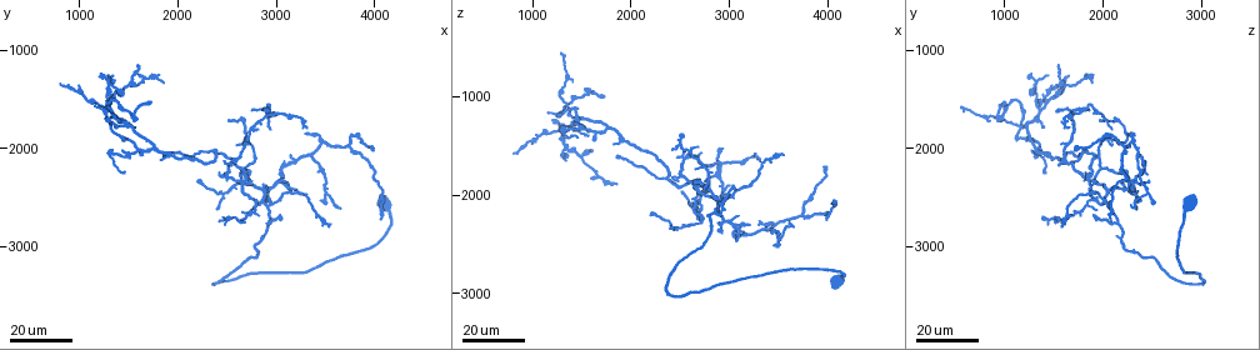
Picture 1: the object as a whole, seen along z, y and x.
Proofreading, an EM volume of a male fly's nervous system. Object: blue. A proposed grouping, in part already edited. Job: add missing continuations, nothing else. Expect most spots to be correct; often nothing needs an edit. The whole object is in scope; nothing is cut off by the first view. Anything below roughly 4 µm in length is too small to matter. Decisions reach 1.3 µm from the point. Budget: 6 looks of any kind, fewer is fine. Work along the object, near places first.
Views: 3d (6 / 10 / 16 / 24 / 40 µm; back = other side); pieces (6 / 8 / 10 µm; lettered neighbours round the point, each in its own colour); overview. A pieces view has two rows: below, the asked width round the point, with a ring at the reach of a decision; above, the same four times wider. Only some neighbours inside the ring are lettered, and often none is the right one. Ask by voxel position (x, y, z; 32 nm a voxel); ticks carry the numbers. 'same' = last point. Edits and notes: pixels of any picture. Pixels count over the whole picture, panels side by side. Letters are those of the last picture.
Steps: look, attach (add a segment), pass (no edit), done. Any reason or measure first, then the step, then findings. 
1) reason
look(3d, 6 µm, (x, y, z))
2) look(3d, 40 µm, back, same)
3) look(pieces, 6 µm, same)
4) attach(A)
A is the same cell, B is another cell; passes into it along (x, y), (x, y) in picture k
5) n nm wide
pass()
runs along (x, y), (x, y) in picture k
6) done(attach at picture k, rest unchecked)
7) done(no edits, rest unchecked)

free end
look(3d, 16 µm, (1600, 1140, 1540))

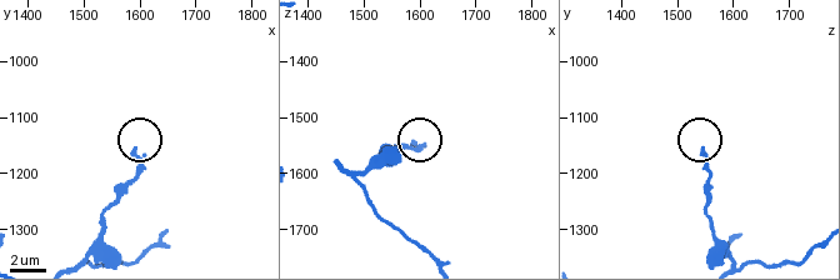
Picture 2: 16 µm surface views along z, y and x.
look(pieces, 6 µm, (1585, 1165, 1550))

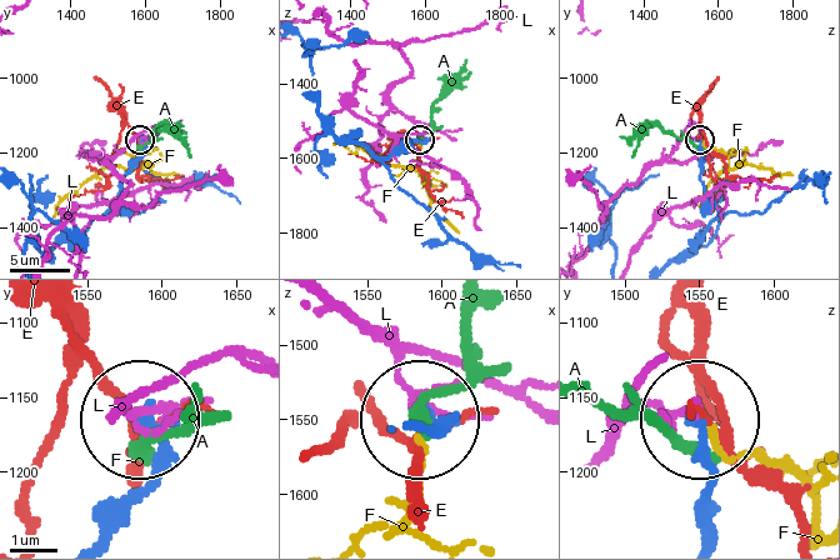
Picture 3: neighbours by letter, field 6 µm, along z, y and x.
pass()
A, E, F and L are other cells; runs along (96, 534), (151, 475), (148, 419) in picture 3; no lettered segment goes on from it

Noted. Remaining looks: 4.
stops while still wide
look(3d, 16 µm, (2520, 1740, 1980))

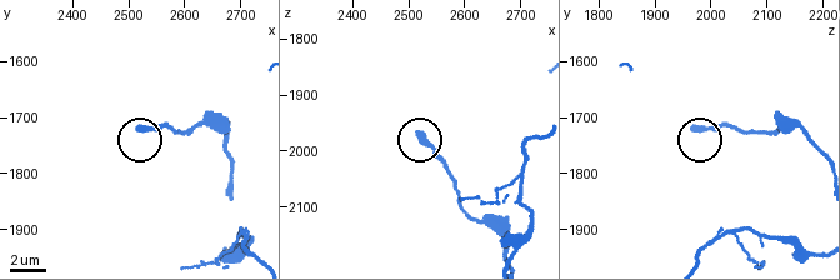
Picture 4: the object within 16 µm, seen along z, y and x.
see the neighbours
look(pieces, 8 µm, (2515, 1715, 1970))

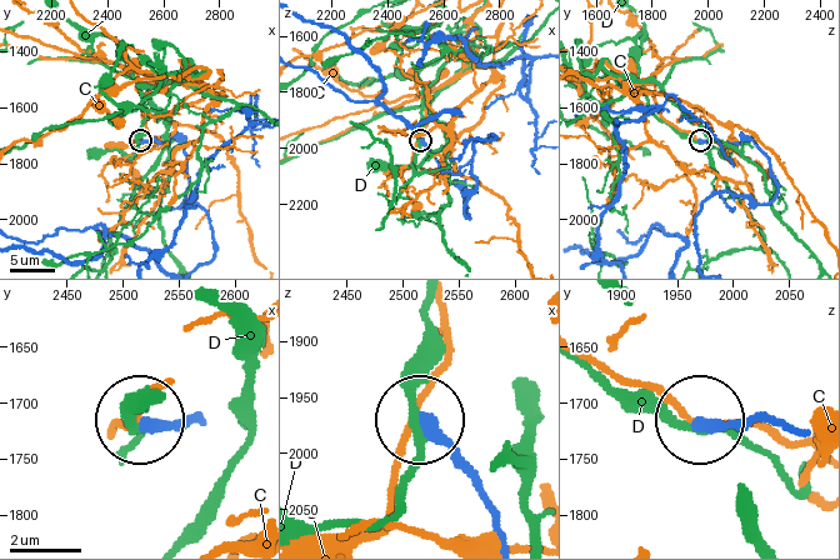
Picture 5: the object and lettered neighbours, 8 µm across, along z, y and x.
pass()
C and D are other cells; no lettered segment goes on from it

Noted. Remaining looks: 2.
free end
look(3d, 24 µm, (3080, 2340, 2480))

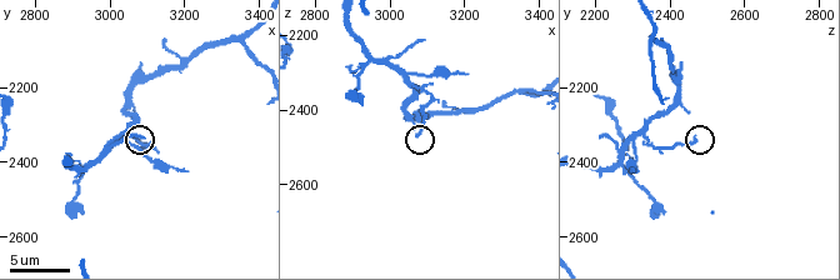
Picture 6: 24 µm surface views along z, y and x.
what lies round it
look(pieces, 6 µm, (3080, 2330, 2470))

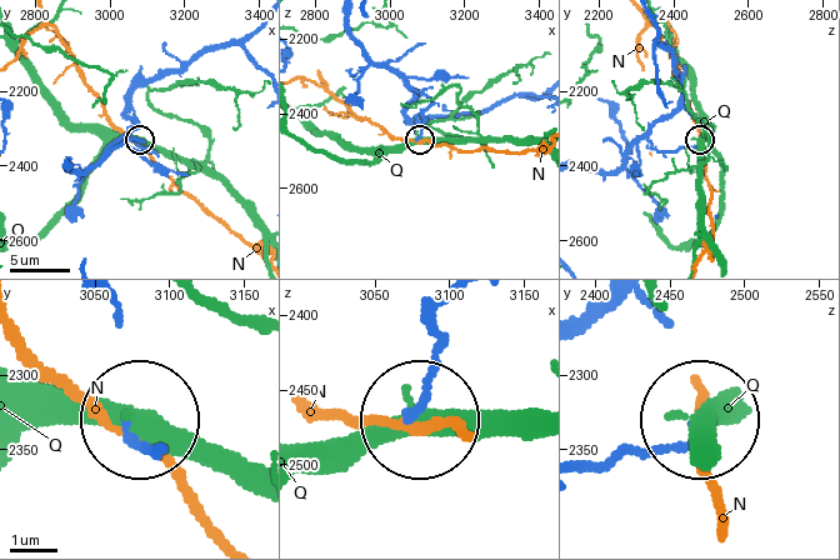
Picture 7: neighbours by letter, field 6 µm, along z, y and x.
pass()
N and Q are other cells; runs along (586, 468), (670, 448), (694, 424) in picture 7; none of them fits

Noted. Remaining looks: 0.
done(no edits, rest unchecked)

